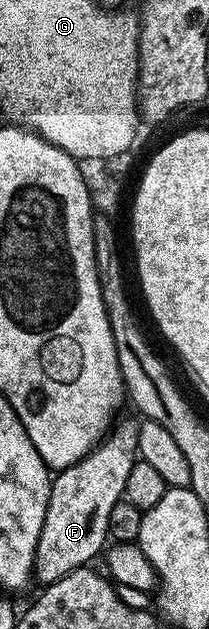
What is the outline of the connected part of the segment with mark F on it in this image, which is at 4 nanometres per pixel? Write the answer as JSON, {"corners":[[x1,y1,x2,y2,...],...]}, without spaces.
{"corners":[[118,422,85,458,53,477,50,504,46,508,46,520,36,545,34,578,37,583,57,582,78,567,88,566,91,558,105,549,109,541,110,511,123,499,126,476,130,476,138,444,137,423]]}

